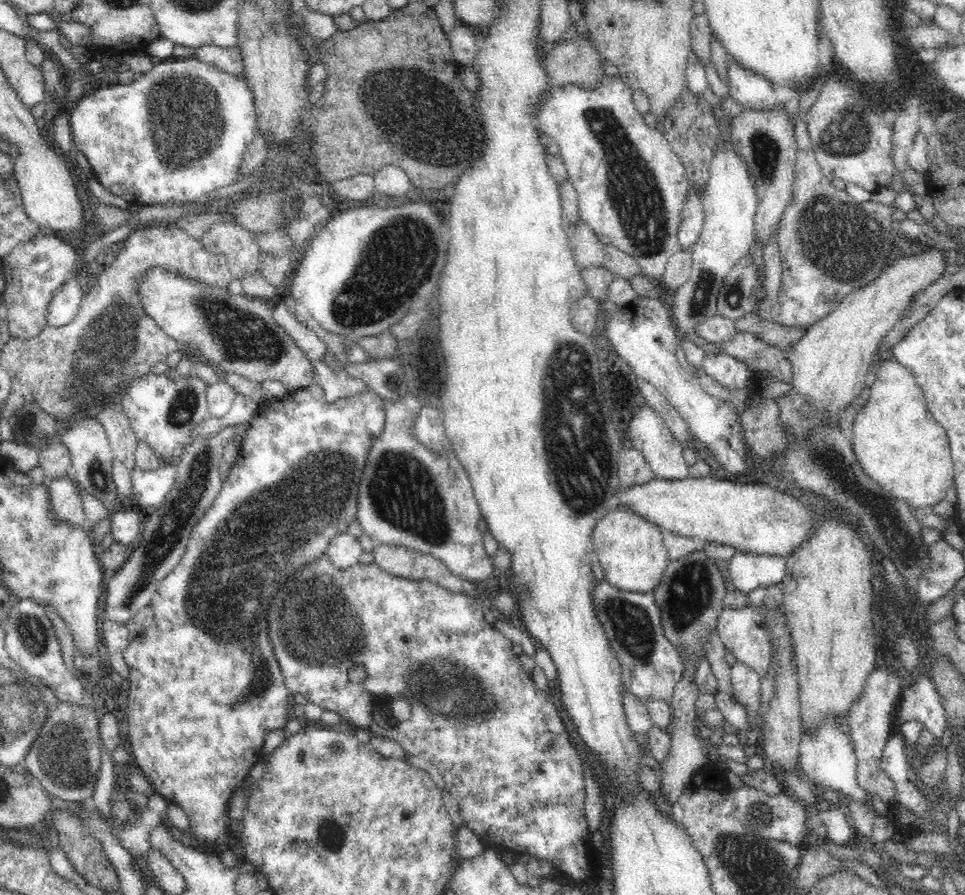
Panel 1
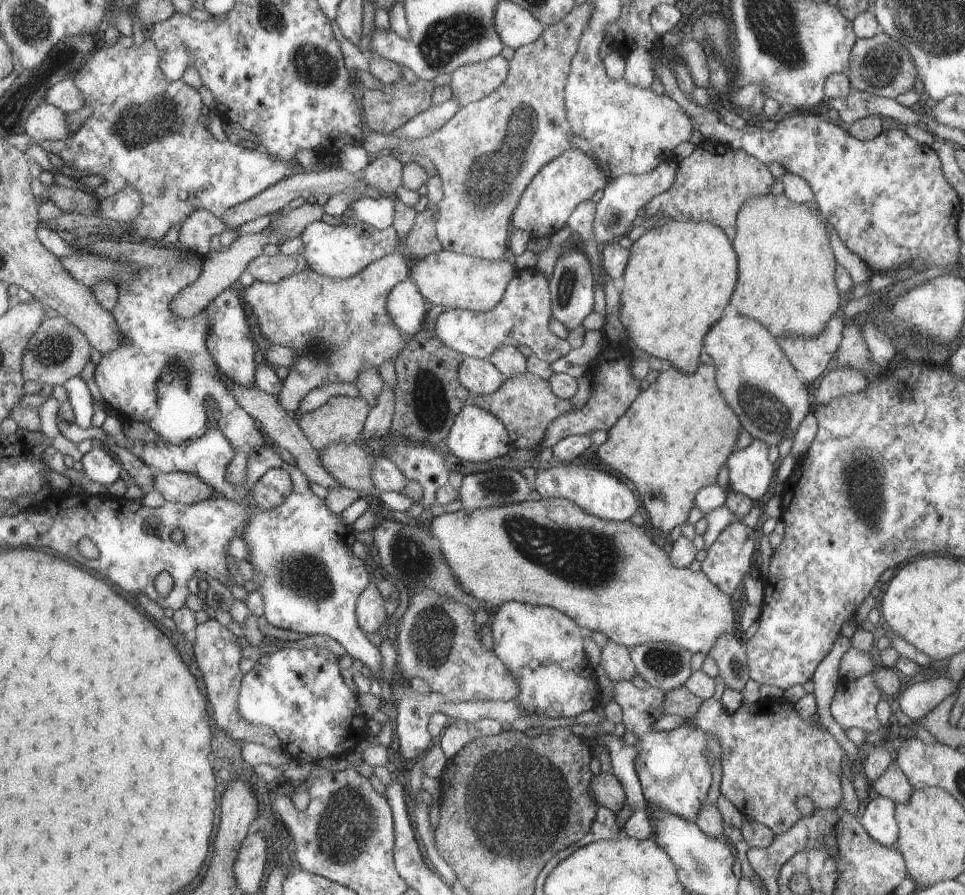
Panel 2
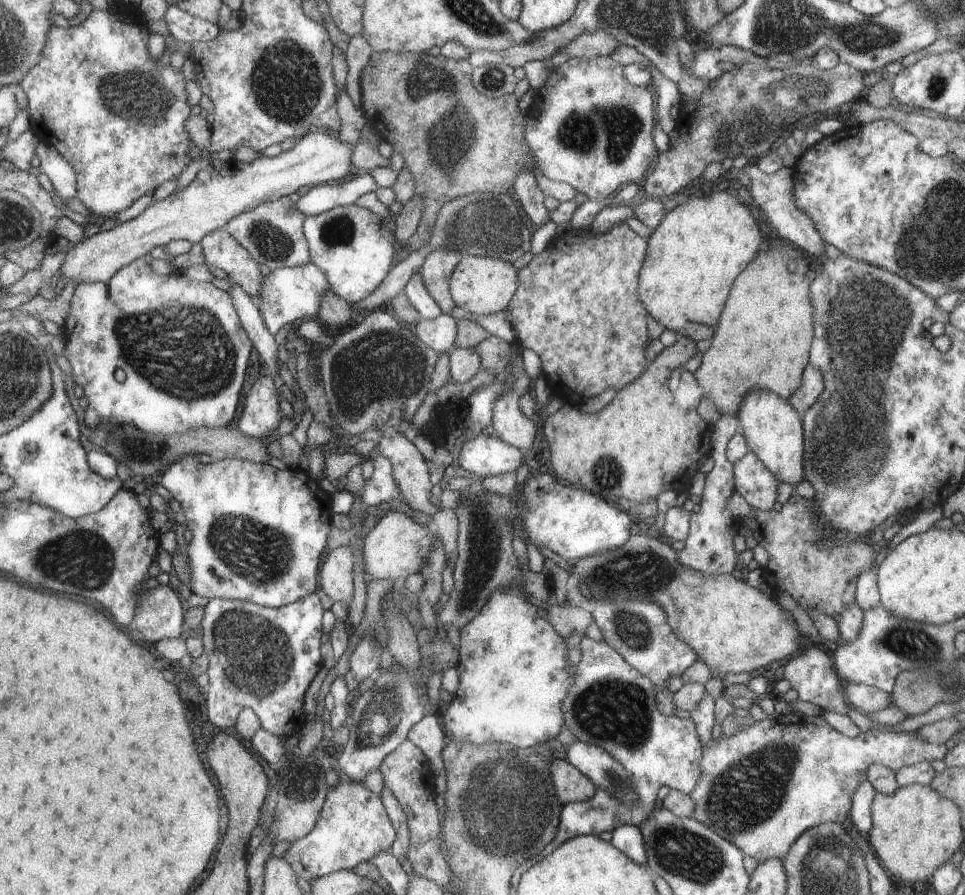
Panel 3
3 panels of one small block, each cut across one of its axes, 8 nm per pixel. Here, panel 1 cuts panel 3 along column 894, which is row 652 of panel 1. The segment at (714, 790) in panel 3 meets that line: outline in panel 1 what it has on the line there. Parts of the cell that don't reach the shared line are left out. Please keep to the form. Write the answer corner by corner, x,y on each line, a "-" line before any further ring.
726,605
720,612
716,631
724,646
736,657
736,660
744,663
744,666
752,668
756,674
760,675
760,678
764,679
771,663
772,648
768,631
764,627
764,616
759,609
749,607
734,609
734,607

